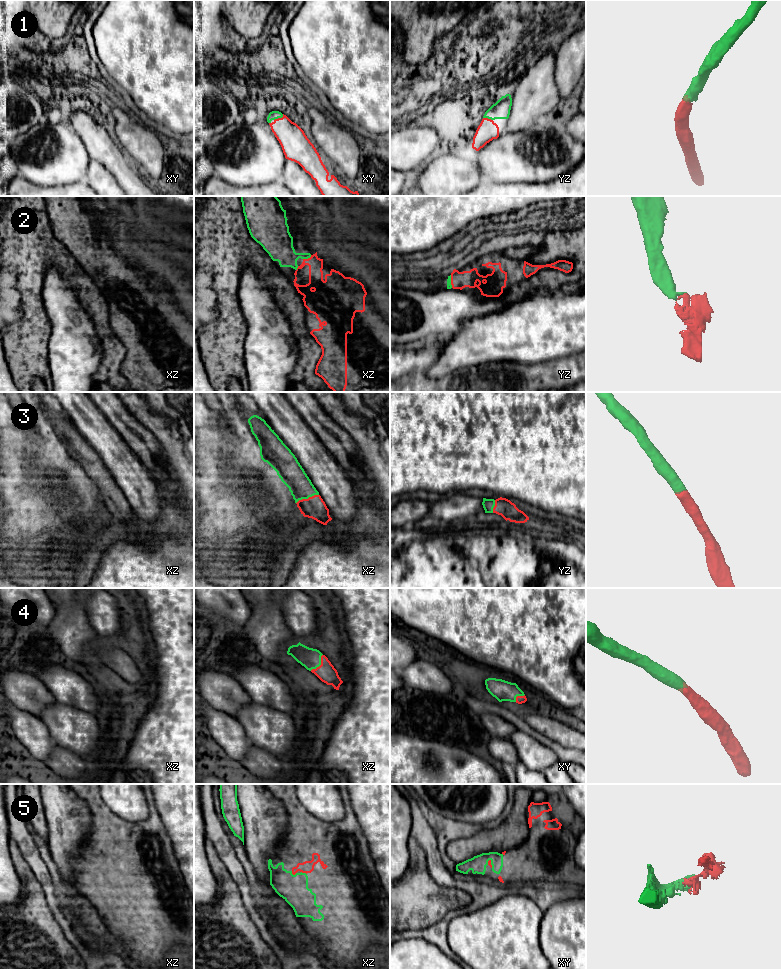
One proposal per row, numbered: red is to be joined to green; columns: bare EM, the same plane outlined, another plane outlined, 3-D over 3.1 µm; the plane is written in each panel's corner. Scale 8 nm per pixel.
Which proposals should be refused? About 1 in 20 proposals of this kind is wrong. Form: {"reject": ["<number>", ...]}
{"reject": []}

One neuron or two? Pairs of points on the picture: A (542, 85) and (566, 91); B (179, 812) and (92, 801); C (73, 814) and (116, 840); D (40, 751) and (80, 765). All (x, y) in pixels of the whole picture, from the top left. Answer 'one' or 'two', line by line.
A: two
B: two
C: two
D: two

